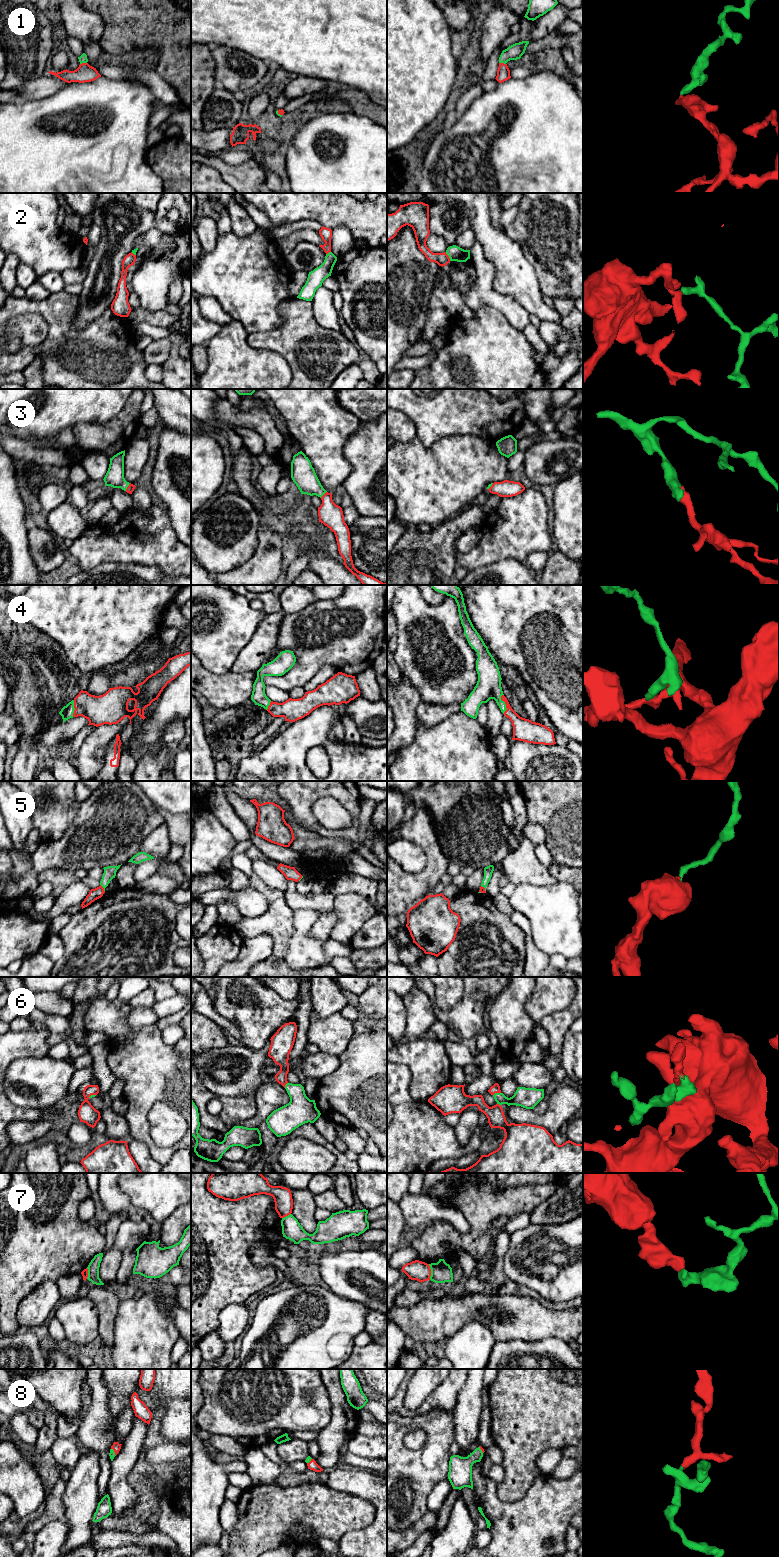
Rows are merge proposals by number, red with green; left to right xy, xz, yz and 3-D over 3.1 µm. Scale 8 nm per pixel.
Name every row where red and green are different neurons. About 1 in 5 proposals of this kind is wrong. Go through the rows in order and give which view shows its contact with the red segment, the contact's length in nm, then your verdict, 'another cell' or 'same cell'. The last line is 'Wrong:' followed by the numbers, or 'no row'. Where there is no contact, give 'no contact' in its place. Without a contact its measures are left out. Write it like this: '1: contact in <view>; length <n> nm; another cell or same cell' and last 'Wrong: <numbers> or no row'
1: contact in xy; length 60 nm; same cell
2: contact in yz; length 80 nm; another cell
3: contact in xy; length 80 nm; same cell
4: contact in yz; length 160 nm; same cell
5: contact in xy; length 70 nm; same cell
6: contact in yz; length 70 nm; same cell
7: contact in yz; length 130 nm; another cell
8: contact in xy; length 70 nm; same cell
Wrong: 2, 7

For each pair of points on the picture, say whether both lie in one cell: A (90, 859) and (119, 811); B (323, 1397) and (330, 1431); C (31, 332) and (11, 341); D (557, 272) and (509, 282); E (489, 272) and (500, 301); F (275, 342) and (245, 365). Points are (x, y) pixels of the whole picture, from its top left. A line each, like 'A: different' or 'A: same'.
A: same
B: different
C: same
D: different
E: same
F: different

